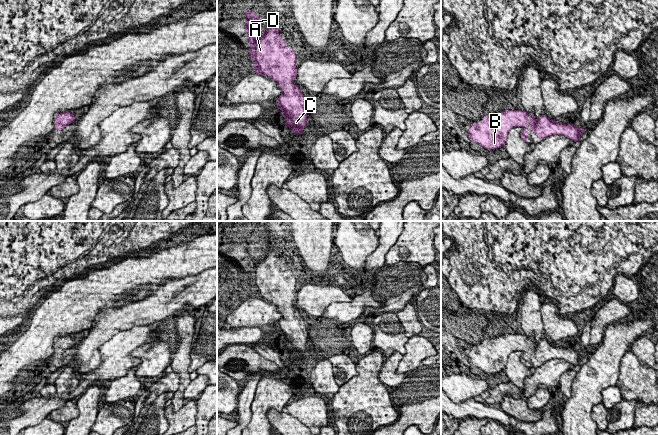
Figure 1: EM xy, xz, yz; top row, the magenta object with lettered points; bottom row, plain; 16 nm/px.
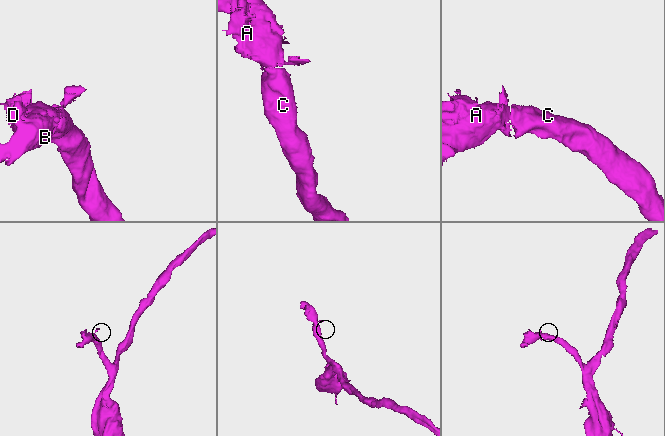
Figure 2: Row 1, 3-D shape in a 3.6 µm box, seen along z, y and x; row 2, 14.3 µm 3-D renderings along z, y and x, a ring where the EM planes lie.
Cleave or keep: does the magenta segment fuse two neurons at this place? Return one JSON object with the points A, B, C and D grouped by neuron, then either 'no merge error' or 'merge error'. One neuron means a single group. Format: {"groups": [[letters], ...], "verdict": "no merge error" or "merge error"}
{"groups": [["A", "B", "C", "D"]], "verdict": "no merge error"}

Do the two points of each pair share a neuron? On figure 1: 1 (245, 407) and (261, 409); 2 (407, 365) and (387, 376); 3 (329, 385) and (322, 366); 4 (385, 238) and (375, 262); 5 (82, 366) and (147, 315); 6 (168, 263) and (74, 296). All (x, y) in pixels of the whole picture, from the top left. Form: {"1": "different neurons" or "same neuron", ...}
{"1": "different neurons", "2": "different neurons", "3": "same neuron", "4": "same neuron", "5": "same neuron", "6": "same neuron"}

